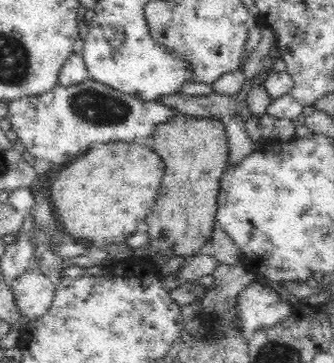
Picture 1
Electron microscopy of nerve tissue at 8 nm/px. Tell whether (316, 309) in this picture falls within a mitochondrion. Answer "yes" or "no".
no

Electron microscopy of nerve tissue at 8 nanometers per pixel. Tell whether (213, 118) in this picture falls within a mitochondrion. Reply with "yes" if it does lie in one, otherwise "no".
no

